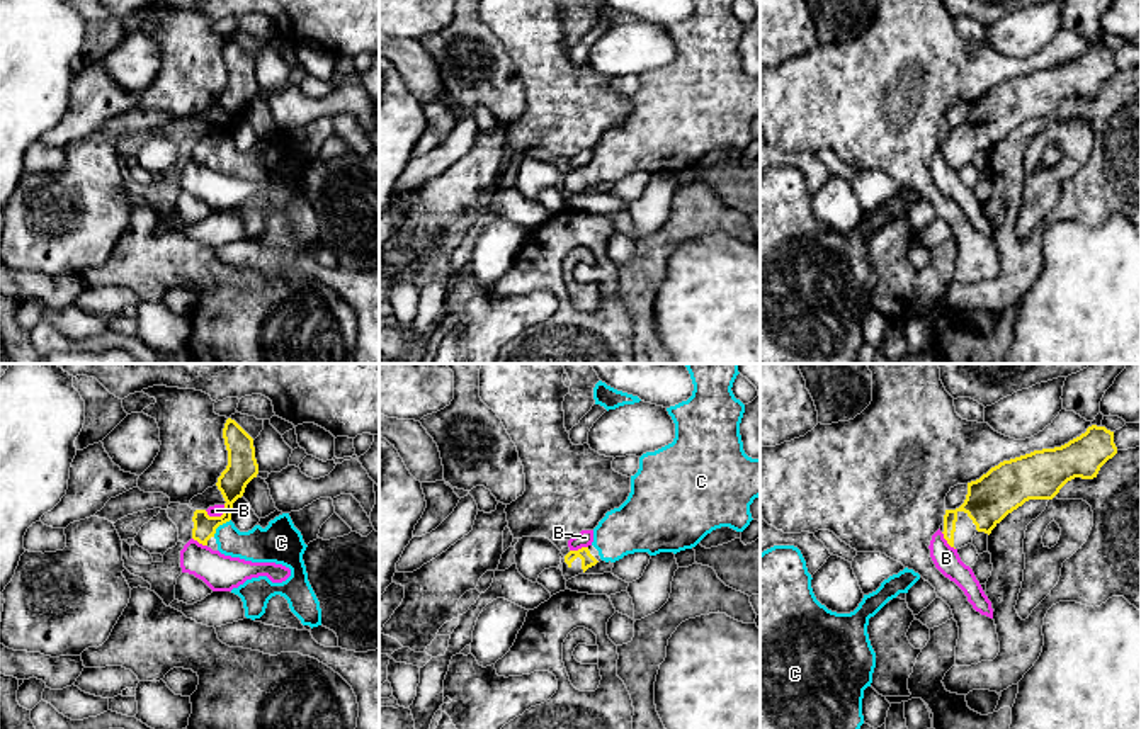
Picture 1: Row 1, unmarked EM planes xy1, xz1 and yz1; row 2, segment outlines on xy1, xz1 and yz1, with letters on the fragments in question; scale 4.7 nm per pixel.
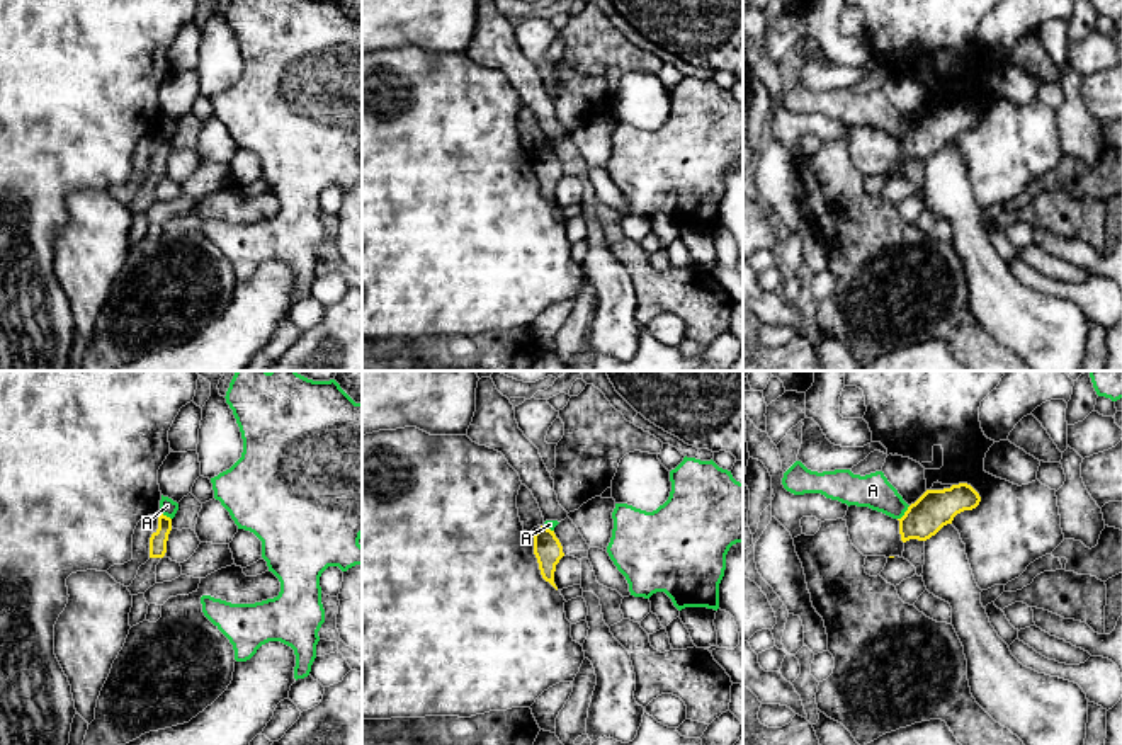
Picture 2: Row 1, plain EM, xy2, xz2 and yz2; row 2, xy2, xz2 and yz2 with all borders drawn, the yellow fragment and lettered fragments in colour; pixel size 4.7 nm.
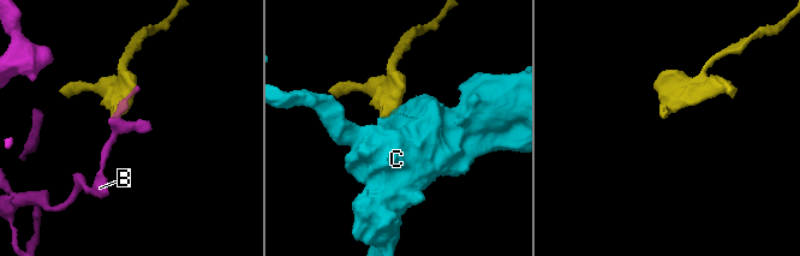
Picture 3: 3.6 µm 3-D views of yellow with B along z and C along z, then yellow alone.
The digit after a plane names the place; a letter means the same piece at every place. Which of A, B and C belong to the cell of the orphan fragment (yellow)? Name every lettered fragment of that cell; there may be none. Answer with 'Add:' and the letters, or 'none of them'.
Add: C

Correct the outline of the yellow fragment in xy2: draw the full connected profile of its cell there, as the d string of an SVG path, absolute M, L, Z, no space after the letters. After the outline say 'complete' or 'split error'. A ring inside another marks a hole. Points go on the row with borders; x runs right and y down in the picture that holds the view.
M156 514L156 517L158 517L158 529L150 537L150 558L163 558L165 556L168 534L172 531L170 517L167 517L163 514Z; complete

